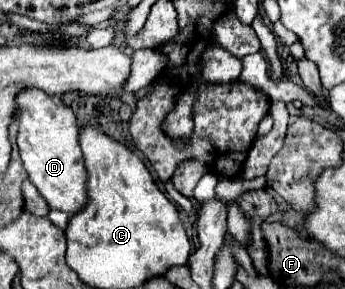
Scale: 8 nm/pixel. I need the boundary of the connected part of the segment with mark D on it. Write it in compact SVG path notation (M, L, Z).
M30 87L16 95L18 121L18 149L30 181L48 201L50 209L74 215L86 201L86 169L78 143L78 123L68 105L60 97L48 95L42 89Z

